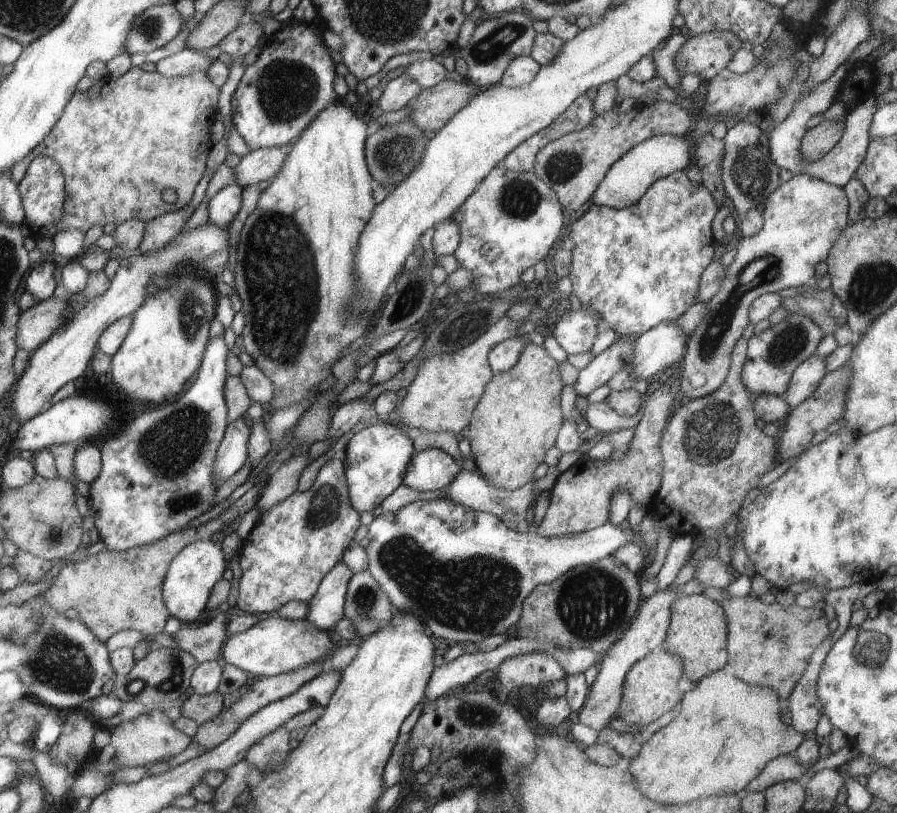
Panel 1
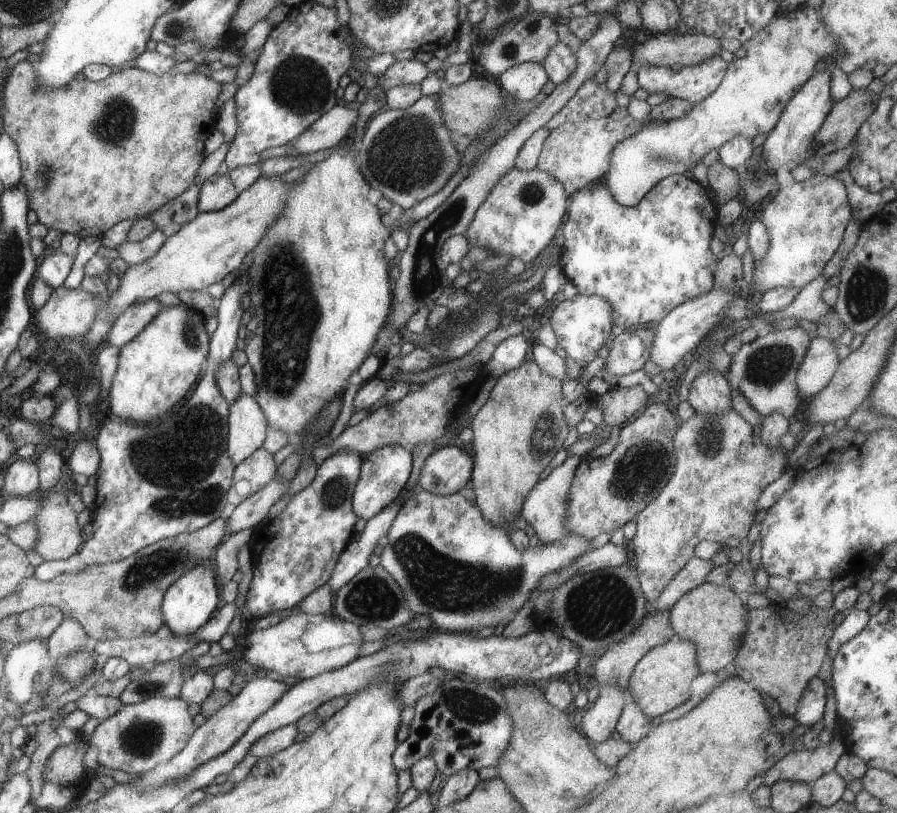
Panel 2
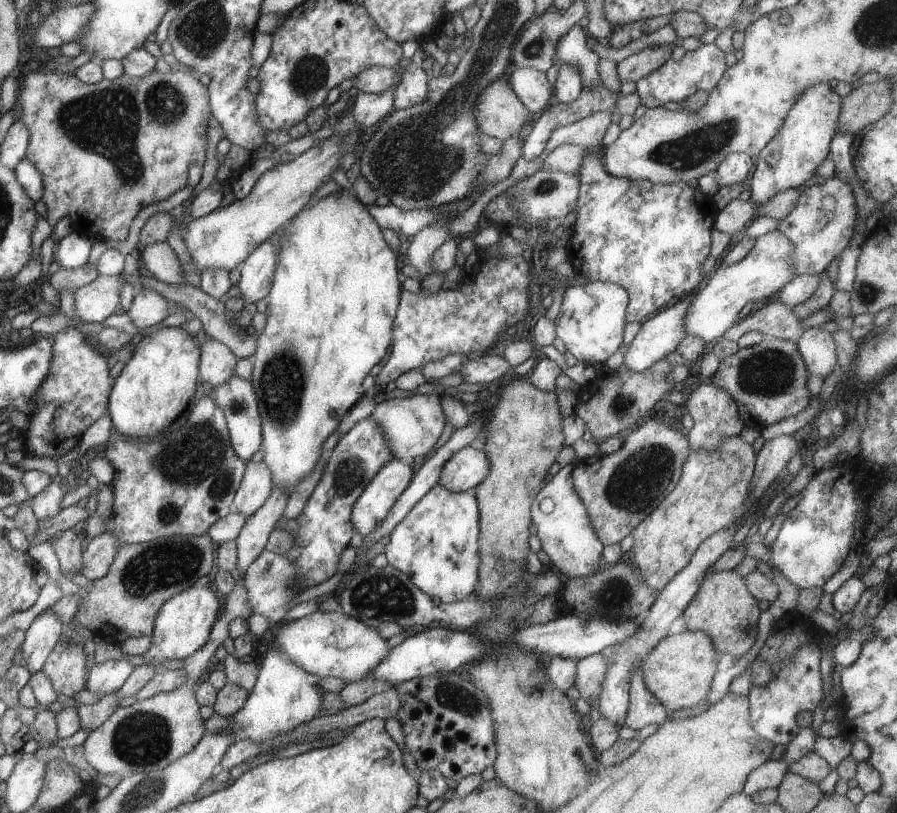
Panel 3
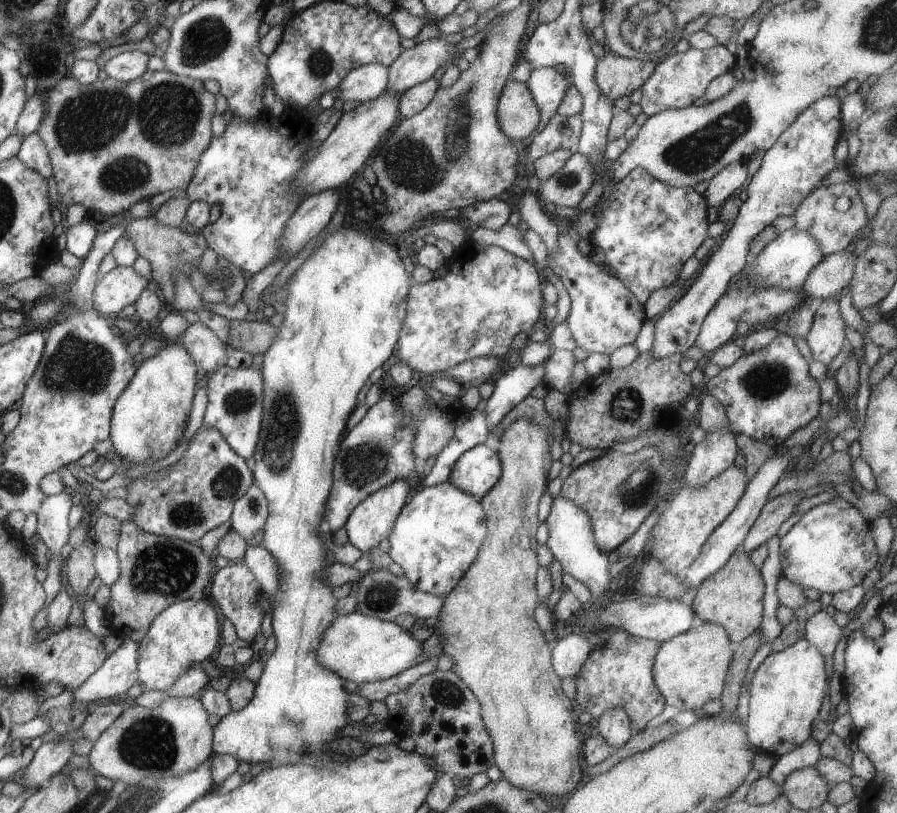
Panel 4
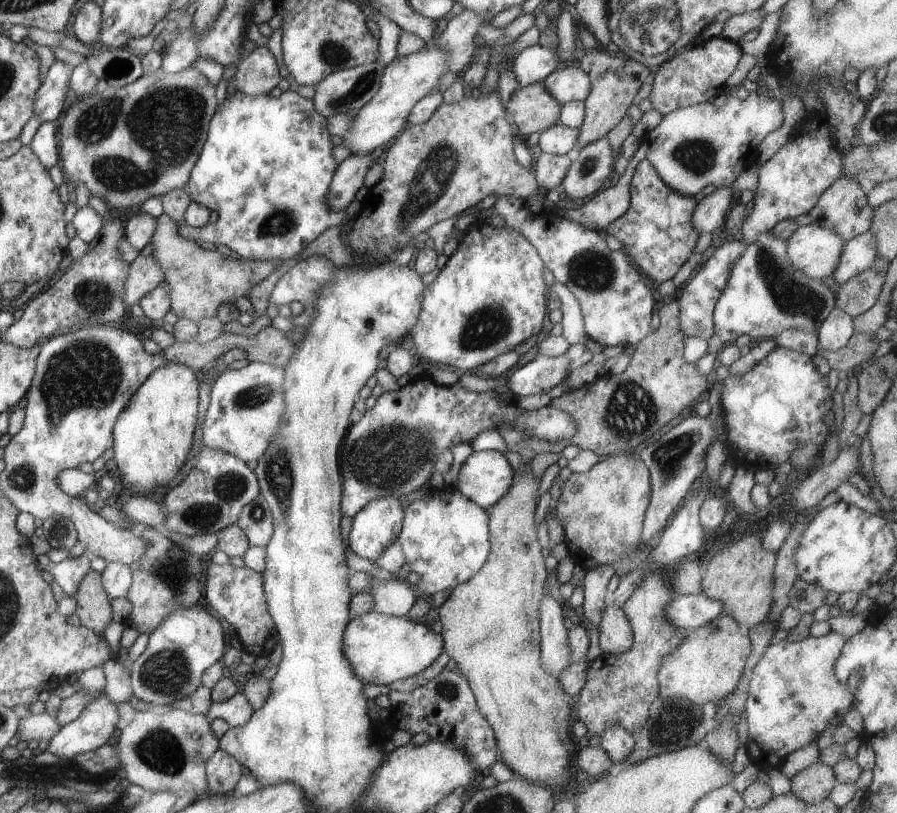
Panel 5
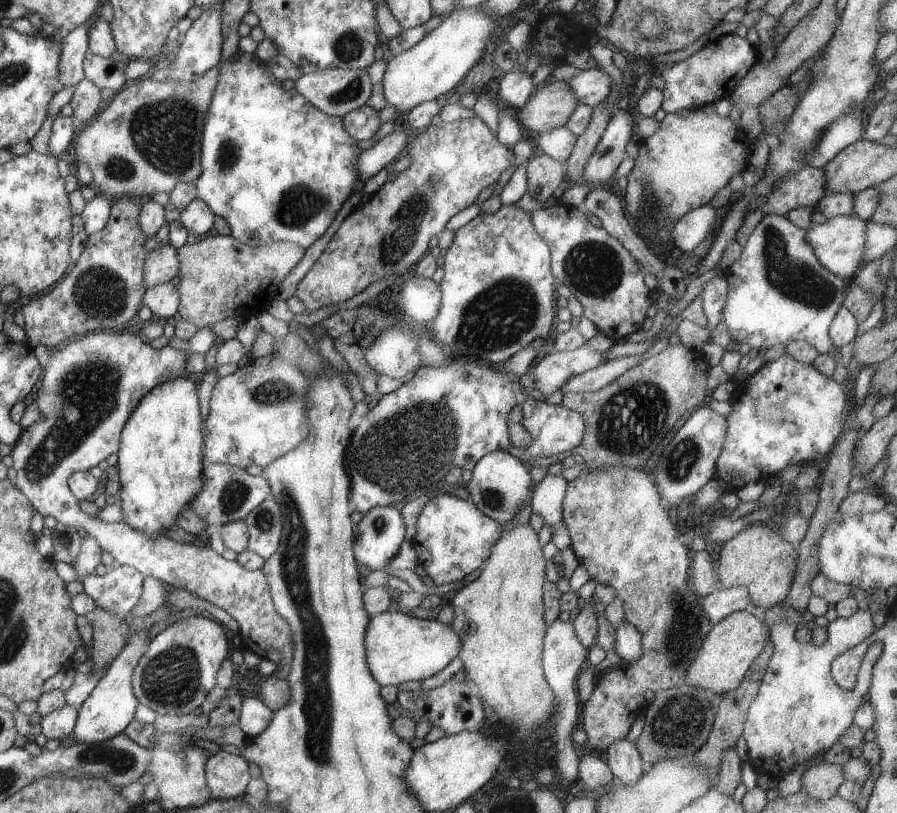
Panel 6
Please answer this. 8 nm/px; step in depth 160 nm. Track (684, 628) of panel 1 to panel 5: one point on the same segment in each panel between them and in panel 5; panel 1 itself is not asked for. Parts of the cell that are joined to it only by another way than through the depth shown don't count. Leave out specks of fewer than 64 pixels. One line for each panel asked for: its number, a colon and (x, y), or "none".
2: (713, 617)
3: (724, 608)
4: (732, 599)
5: (741, 576)

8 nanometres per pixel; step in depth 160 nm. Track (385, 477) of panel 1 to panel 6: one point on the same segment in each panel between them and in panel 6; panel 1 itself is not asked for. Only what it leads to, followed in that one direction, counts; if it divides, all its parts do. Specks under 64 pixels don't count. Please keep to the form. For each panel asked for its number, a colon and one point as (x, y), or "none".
2: (384, 473)
3: (372, 506)
4: (371, 521)
5: (377, 525)
6: (381, 531)

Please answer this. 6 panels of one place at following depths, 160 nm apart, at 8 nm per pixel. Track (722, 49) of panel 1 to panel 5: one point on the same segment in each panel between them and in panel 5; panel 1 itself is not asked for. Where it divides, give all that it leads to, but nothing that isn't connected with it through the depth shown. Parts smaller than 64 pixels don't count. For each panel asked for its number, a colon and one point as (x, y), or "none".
2: (664, 50)
3: (638, 65)
4: (616, 76)
5: (614, 80)

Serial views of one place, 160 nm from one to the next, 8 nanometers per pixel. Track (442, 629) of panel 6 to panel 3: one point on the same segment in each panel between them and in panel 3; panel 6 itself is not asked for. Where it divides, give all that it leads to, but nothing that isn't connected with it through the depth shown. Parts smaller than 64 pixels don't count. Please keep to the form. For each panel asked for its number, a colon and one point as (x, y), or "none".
3: (327, 643)
4: (361, 649)
5: (381, 649)

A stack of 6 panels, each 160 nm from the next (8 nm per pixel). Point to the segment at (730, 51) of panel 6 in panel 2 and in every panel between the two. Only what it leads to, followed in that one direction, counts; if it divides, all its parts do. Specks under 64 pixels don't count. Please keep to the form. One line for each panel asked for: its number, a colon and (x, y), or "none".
2: (695, 82)
3: (674, 81)
4: (678, 81)
5: (698, 74)

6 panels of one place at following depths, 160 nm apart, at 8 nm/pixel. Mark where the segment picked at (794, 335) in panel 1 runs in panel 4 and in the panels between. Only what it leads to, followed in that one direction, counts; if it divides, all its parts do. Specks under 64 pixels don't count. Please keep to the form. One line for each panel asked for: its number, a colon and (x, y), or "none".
2: (764, 371)
3: (768, 381)
4: (768, 395)

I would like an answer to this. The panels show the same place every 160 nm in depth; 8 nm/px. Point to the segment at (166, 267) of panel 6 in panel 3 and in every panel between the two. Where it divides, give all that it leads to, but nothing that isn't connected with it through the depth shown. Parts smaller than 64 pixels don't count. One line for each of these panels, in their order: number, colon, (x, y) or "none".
3: (94, 302)
4: (121, 287)
5: (145, 275)

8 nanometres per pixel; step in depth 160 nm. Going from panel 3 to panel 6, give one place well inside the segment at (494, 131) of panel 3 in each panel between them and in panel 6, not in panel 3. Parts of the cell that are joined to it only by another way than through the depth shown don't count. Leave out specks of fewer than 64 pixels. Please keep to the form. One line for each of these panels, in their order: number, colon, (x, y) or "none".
4: (518, 116)
5: (532, 108)
6: (550, 107)

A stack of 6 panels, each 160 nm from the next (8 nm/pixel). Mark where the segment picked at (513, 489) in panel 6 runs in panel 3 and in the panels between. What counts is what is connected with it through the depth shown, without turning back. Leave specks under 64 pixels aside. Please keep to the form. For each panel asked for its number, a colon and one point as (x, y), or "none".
3: (468, 467)
4: (477, 470)
5: (485, 477)

